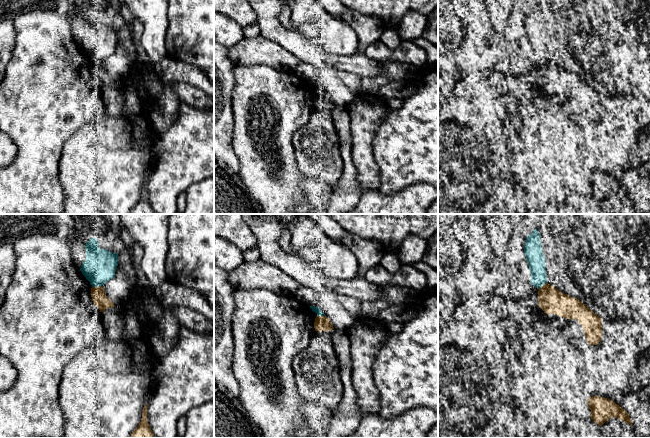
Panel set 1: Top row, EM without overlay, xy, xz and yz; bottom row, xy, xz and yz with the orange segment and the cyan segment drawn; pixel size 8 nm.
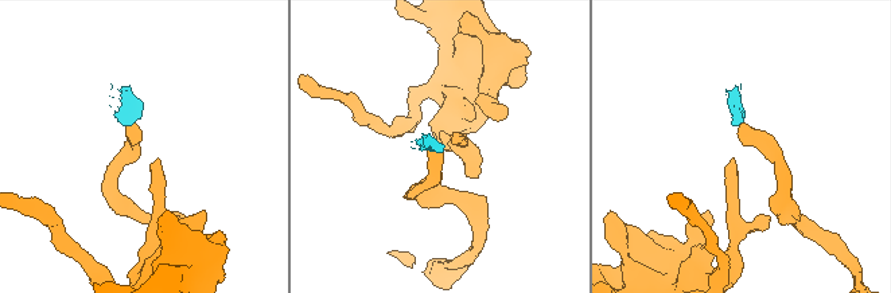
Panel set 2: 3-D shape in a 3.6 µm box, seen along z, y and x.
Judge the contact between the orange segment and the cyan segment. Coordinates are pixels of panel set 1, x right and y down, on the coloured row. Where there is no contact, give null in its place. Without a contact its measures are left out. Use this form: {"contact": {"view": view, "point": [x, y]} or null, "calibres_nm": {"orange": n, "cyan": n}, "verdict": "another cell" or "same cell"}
{"contact": {"view": "xy", "point": [97, 287]}, "calibres_nm": {"orange": 120, "cyan": 260}, "verdict": "another cell"}

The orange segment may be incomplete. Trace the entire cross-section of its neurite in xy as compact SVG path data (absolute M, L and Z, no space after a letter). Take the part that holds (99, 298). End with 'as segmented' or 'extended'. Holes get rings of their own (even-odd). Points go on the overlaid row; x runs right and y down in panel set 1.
M103 286L91 288L91 297L94 305L96 305L100 312L110 307L115 307L114 303L106 296Z; as segmented

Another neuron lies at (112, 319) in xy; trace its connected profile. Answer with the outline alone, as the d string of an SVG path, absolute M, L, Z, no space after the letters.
M110 307L101 312L101 314L104 331L106 332L107 337L112 340L120 339L124 332L124 327L119 309Z

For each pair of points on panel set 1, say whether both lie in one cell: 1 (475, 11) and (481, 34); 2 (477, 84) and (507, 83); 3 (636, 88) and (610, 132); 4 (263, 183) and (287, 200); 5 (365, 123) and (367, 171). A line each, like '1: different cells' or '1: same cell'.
1: same cell
2: different cells
3: different cells
4: same cell
5: same cell

